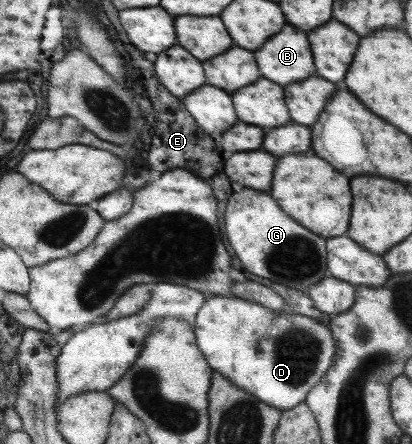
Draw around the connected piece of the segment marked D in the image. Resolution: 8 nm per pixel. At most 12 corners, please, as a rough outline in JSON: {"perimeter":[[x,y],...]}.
{"perimeter":[[207,296],[194,323],[212,372],[276,409],[335,361],[314,318]]}

